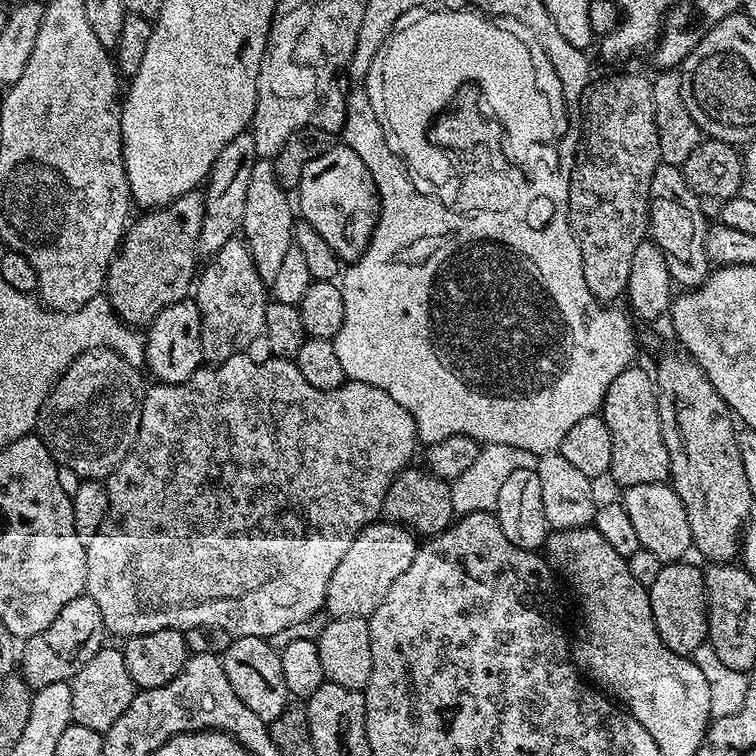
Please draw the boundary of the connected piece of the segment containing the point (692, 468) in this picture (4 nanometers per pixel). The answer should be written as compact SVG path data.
M675 351L666 353L654 367L662 442L670 454L670 483L686 506L692 548L712 564L730 564L740 555L742 533L753 519L754 503L739 453L738 428L732 409L714 390L707 374L691 356Z

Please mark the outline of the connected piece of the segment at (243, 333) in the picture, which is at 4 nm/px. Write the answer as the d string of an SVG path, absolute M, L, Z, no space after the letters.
M237 238L226 242L222 250L218 250L215 256L203 265L198 279L194 284L194 299L200 311L200 341L202 342L202 354L209 365L226 362L226 358L249 351L248 347L257 339L261 339L266 318L266 306L270 303L266 286L258 278L258 270L254 266L254 258L250 258L250 250L243 239Z

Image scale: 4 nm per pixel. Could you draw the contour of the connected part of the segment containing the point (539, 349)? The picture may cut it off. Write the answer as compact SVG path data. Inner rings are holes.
M360 86L349 94L348 105L344 108L342 143L354 150L358 158L362 158L366 170L370 170L370 178L374 178L376 193L380 195L380 217L368 249L362 258L351 261L343 269L338 280L342 290L344 321L332 345L338 354L338 362L342 362L345 377L386 390L386 394L390 394L398 406L414 417L417 437L425 445L437 444L451 436L468 436L481 445L501 443L532 451L536 457L557 451L574 422L597 415L603 409L610 382L614 382L622 370L633 367L636 344L638 348L638 336L632 333L633 321L627 315L624 317L622 313L615 312L612 306L605 306L594 294L590 294L590 286L586 286L586 274L582 274L582 254L568 221L568 192L554 192L549 188L544 192L536 192L532 201L521 203L520 209L524 211L524 216L503 216L500 210L495 210L492 213L483 212L480 220L467 220L456 208L448 208L438 202L435 196L423 196L414 186L407 166L394 154L394 150L390 150L390 142L386 142L382 122L378 122L378 114L374 114L374 106L370 106L369 93ZM530 210L536 210L538 220L544 216L544 220L540 220L540 224L544 224L542 228L550 228L550 224L554 228L554 224L560 224L560 234L550 236L550 232L540 232L536 236L498 236L498 226L530 226Z

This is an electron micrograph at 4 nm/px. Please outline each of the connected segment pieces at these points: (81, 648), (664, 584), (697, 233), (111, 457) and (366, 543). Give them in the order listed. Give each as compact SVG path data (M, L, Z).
M87 594L74 598L67 606L62 606L62 614L46 626L46 630L38 630L38 634L27 637L23 641L24 652L18 656L18 672L24 677L29 688L35 690L42 686L54 686L54 682L72 681L94 658L94 654L105 643L106 633L102 622L102 612L94 603L94 598Z
M677 562L661 566L658 578L654 578L654 582L647 585L647 589L650 610L654 614L654 626L658 626L662 642L666 642L666 646L678 655L691 657L692 652L698 650L698 646L705 644L708 638L708 597L704 595L704 572L688 563Z
M660 163L654 170L654 178L650 178L648 226L650 239L666 254L666 266L670 266L673 281L684 290L698 287L710 271L710 220L702 214L700 197L686 186L683 171L675 164Z
M109 348L86 350L81 356L74 358L74 362L70 362L66 374L62 374L62 378L40 407L34 429L35 435L40 437L46 450L50 450L59 467L74 470L74 474L90 480L100 480L112 475L122 458L126 458L126 454L132 449L132 443L138 434L146 391L146 383L144 384L140 375L141 369L130 366L126 358Z
M373 522L368 524L350 542L350 550L342 557L342 562L334 569L334 574L330 574L330 582L326 582L326 596L324 598L323 611L333 620L338 618L367 618L382 606L382 598L390 591L390 586L402 573L410 567L410 562L414 562L414 554L418 547L418 540L408 529L401 524L390 524L387 522Z

